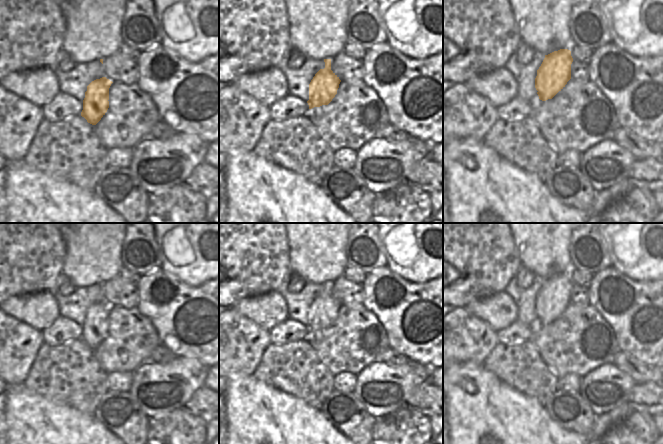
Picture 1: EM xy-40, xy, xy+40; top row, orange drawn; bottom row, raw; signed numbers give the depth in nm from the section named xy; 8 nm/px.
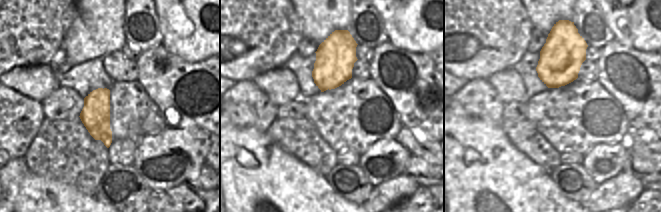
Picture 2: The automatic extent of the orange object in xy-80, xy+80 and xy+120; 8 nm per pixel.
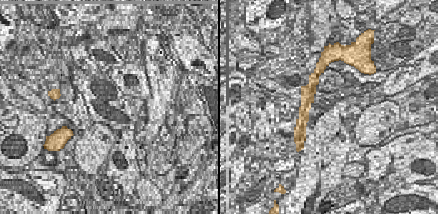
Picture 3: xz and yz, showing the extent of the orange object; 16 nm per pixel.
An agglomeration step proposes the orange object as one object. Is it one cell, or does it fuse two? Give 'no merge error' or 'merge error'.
no merge error

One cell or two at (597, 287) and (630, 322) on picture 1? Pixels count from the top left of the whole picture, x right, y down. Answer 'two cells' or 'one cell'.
one cell

